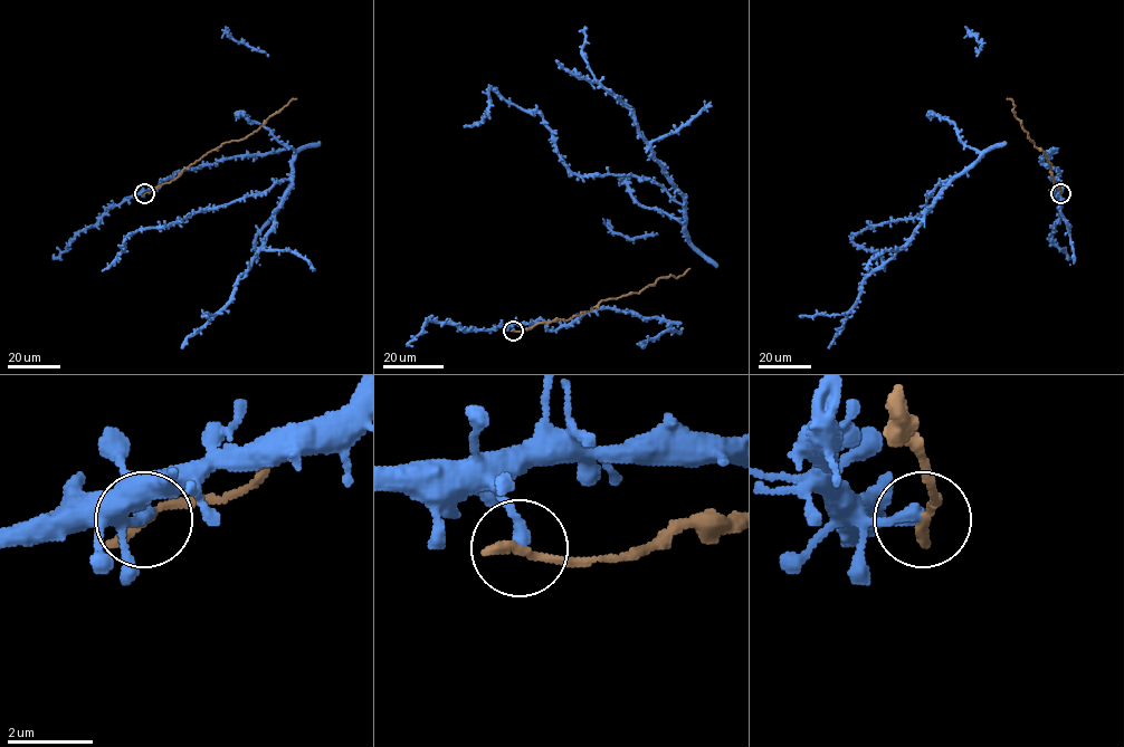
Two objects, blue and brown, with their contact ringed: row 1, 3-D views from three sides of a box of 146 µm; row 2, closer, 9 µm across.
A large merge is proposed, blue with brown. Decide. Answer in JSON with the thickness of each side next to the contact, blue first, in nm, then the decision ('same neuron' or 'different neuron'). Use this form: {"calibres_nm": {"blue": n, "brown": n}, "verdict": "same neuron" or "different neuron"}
{"calibres_nm": {"blue": 280, "brown": 260}, "verdict": "different neuron"}

